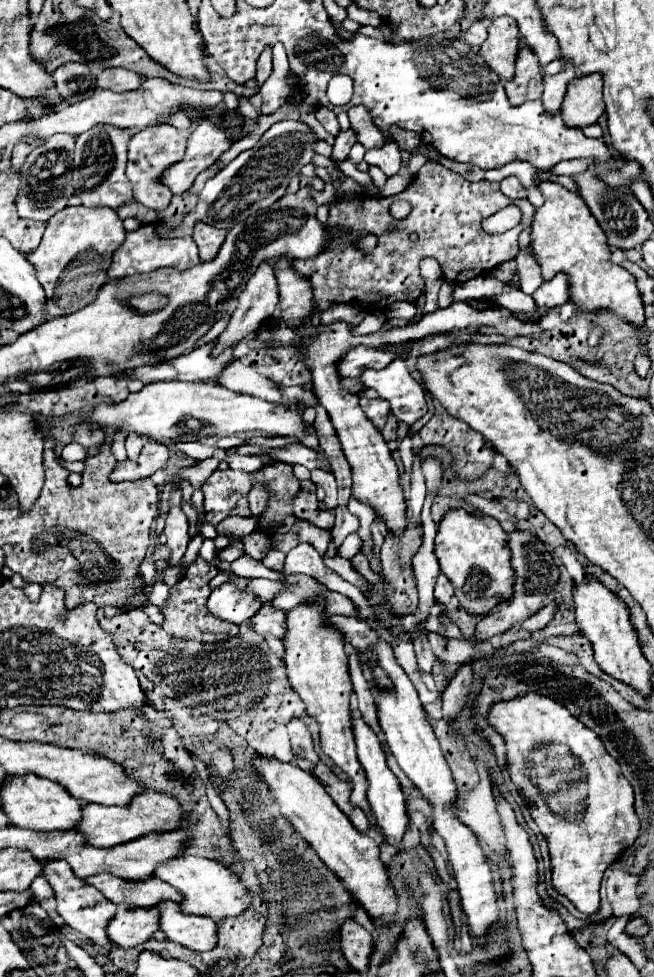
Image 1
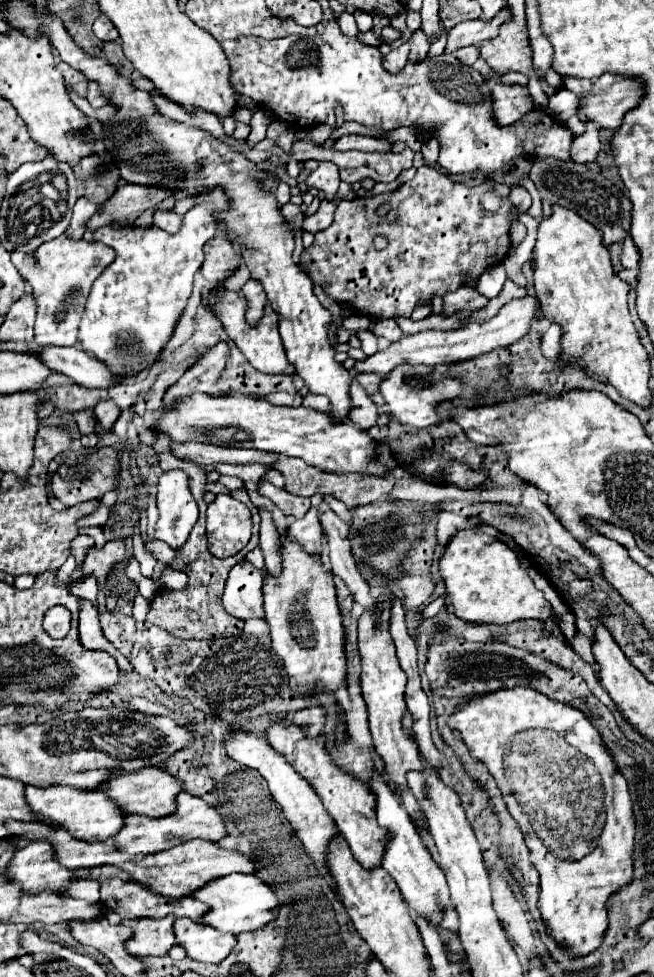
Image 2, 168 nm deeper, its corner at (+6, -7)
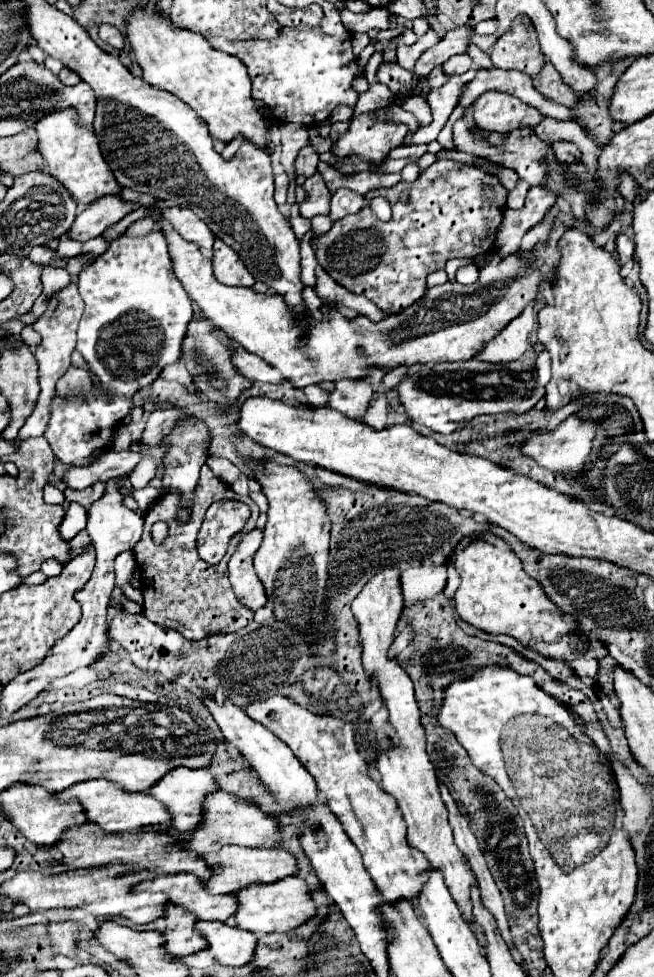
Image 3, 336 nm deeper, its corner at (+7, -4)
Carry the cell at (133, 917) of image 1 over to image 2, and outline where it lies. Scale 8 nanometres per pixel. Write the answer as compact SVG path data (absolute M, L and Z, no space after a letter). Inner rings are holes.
M174 917L164 919L140 919L134 929L134 937L128 941L126 951L136 957L148 955L166 955L172 947L178 945L174 937Z

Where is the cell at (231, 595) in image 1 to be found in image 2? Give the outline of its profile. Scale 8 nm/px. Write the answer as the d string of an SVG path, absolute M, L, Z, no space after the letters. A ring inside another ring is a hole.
M238 561L228 575L224 597L224 609L238 619L264 617L262 605L262 571L250 561Z

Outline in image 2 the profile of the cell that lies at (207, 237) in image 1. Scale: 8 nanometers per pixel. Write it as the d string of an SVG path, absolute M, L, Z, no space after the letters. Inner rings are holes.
M224 237L210 239L208 245L204 247L204 255L206 259L200 271L214 285L224 283L242 267L242 259L238 257L230 241L226 241Z

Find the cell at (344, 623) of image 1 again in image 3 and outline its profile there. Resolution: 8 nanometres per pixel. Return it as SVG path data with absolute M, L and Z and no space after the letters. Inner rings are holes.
M391 568L391 570L385 570L377 576L373 576L365 584L365 588L359 592L359 596L353 600L351 608L359 622L365 674L373 682L377 682L383 704L389 710L389 724L393 726L393 730L397 734L397 744L393 744L387 750L381 750L375 760L375 766L381 774L381 788L383 788L383 792L387 792L389 796L393 796L397 800L397 806L407 824L409 846L421 850L433 866L443 870L445 884L447 884L453 900L461 906L465 920L471 922L473 916L471 916L469 888L477 880L475 880L475 874L465 864L465 856L453 842L451 826L447 822L447 808L445 808L445 804L439 796L439 788L437 788L437 774L425 752L425 730L421 726L421 714L419 714L419 706L417 706L417 700L413 694L413 682L405 674L405 670L401 670L399 662L395 658L393 660L389 658L389 648L395 640L397 620L403 610L399 570Z

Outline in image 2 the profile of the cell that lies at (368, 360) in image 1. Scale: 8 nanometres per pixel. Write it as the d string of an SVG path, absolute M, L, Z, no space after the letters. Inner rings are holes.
M522 297L522 299L512 299L508 301L498 315L494 315L490 321L486 323L466 323L456 331L422 331L410 337L400 339L398 343L392 343L388 349L378 351L376 355L368 357L366 361L358 361L356 363L356 371L358 373L380 373L386 375L390 373L394 367L402 365L402 363L410 363L410 365L440 365L440 363L458 363L458 361L468 361L474 359L478 355L484 355L488 351L512 345L514 341L518 341L520 337L526 335L526 331L532 327L536 315L540 313L540 305L536 301L536 297Z

